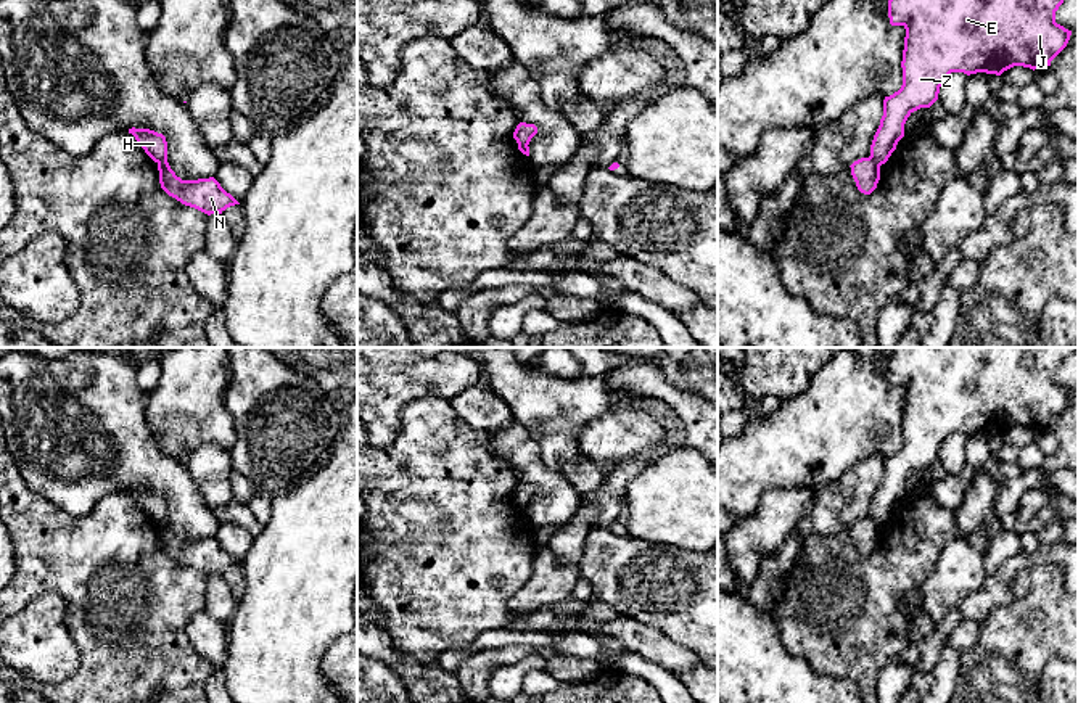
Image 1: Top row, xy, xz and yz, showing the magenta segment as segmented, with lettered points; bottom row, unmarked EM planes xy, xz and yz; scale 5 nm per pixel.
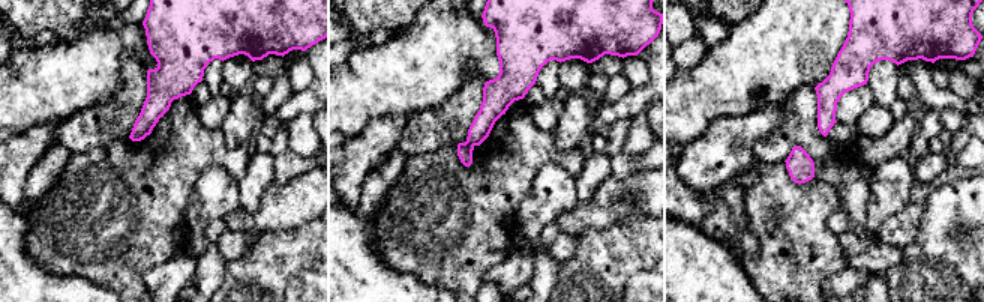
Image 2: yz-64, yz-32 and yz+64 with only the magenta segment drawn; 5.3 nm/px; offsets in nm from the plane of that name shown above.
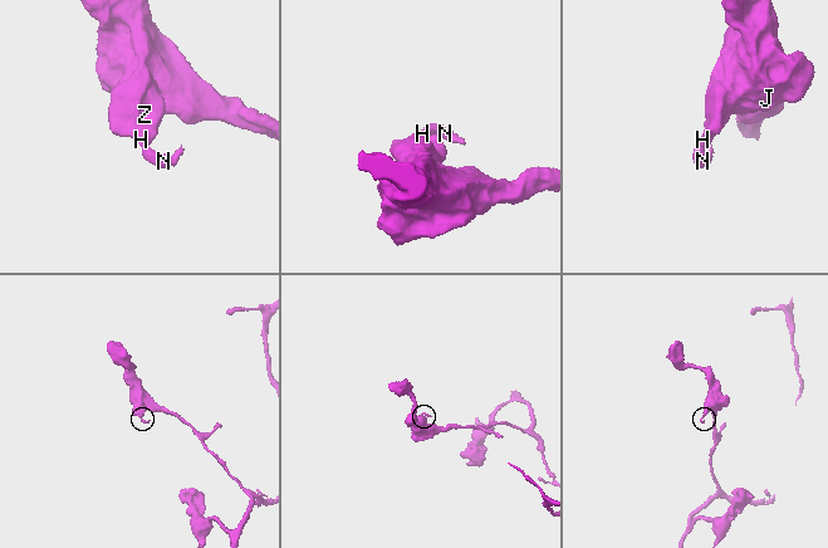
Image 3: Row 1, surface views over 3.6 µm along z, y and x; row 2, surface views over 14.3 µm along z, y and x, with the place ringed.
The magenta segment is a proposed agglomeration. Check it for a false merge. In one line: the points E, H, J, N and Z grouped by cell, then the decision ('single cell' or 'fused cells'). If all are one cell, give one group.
E H J Z / N; fused cells

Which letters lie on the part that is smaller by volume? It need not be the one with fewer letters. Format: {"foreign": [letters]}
{"foreign": ["N"]}

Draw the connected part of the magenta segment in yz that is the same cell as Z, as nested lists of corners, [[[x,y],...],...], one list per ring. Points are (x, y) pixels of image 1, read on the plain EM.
[[[893,347],[888,360],[891,386],[906,389],[903,446],[883,460],[883,476],[870,505],[880,528],[904,497],[907,478],[930,468],[951,433],[1001,436],[1014,426],[1047,428],[1067,407],[1072,391],[1055,383],[1055,372],[1078,347]]]

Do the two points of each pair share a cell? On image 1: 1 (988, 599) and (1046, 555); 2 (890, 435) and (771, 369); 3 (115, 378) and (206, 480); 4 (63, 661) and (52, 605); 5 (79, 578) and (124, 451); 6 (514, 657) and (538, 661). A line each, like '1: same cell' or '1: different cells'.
1: same cell
2: different cells
3: different cells
4: same cell
5: different cells
6: different cells

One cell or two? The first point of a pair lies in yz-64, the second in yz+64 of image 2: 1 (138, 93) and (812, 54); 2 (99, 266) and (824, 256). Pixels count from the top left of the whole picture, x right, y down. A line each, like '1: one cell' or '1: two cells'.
1: two cells
2: one cell

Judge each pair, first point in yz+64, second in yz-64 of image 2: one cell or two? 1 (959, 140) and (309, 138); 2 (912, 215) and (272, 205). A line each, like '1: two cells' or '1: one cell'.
1: one cell
2: one cell

